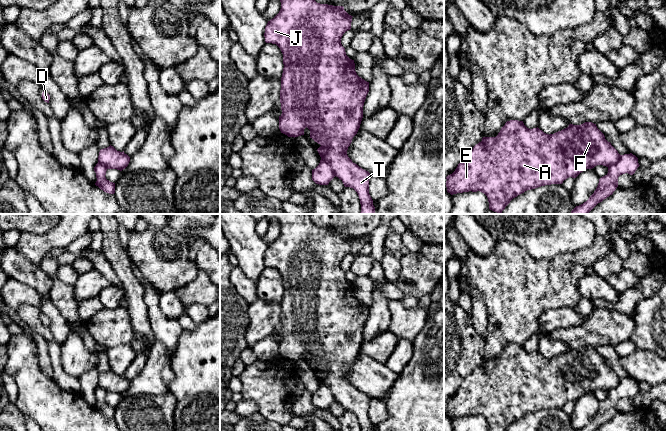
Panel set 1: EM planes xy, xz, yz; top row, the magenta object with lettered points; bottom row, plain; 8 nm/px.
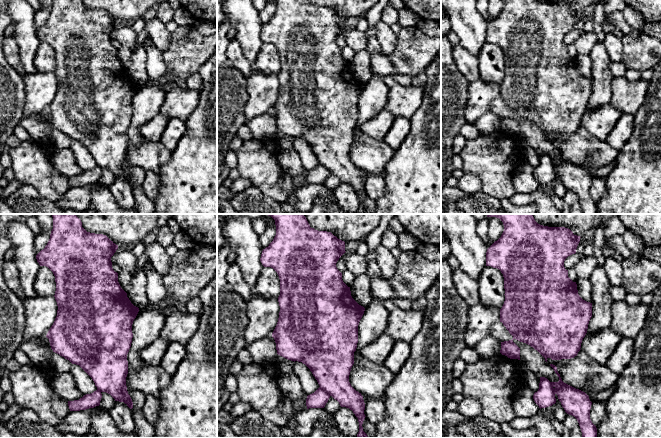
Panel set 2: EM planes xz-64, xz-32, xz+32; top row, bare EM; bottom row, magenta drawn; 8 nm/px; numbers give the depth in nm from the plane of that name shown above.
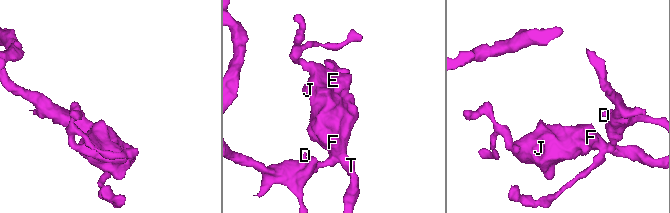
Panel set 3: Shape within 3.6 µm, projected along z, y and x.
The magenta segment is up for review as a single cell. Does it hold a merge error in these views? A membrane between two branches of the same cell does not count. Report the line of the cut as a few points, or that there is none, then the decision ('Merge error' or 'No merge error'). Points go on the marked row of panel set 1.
Split along xz (321, 157), (329, 164), (335, 175). Merge error

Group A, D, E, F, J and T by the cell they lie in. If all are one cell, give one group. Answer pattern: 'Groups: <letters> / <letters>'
Groups: A E F J T / D

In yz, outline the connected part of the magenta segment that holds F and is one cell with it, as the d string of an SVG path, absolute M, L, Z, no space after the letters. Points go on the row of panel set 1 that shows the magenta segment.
M510 120L496 137L483 137L467 152L455 171L446 177L446 187L451 195L480 191L487 196L489 209L501 214L513 198L527 190L562 184L567 178L576 178L584 170L597 165L610 167L619 158L618 151L592 122L569 124L567 128L549 135L538 127L527 128L523 121Z

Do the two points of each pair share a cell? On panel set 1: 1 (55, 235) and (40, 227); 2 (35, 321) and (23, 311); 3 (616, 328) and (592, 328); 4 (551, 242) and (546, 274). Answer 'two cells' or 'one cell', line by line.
1: two cells
2: one cell
3: one cell
4: two cells

